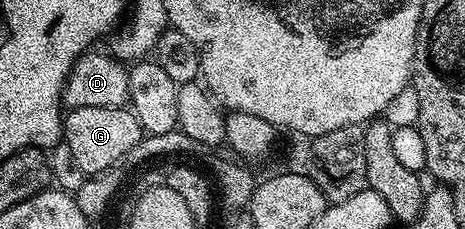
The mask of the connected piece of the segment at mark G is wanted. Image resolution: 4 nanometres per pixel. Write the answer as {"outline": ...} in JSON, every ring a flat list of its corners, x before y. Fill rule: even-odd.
{"outline":[[83,106,74,108,63,120,63,144,69,147,73,164,86,177,99,174,120,165,129,150,135,148,143,137,143,129,137,115,128,107]]}

